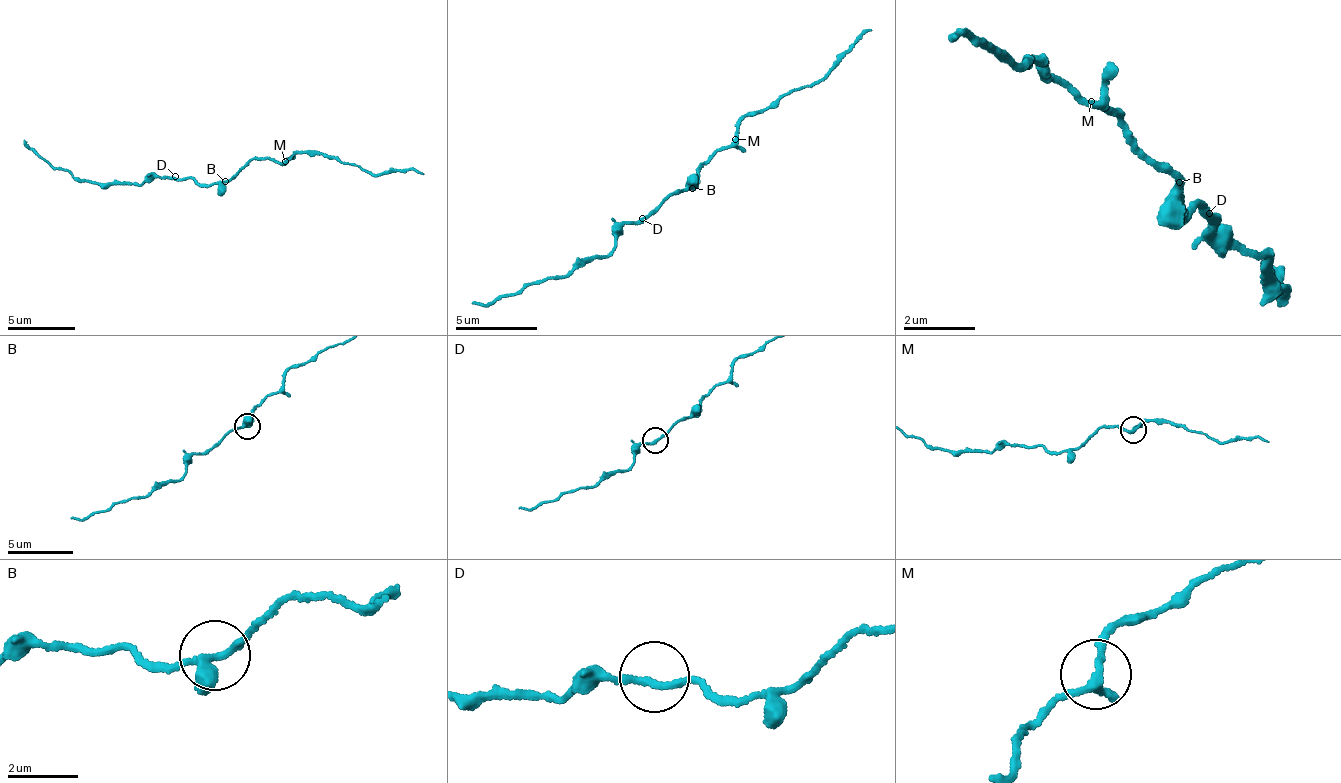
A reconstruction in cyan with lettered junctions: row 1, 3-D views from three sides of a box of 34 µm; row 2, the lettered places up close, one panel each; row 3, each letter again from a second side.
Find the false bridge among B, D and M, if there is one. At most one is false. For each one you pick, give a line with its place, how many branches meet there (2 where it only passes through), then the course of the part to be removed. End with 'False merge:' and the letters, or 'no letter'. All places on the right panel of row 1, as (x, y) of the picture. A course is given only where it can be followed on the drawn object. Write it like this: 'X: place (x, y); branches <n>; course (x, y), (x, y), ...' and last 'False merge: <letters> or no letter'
M: place (1091, 101); branches 3; course (1092, 100), (1063, 82), (1043, 54), (1021, 66), (982, 38), (954, 33)
False merge: M

